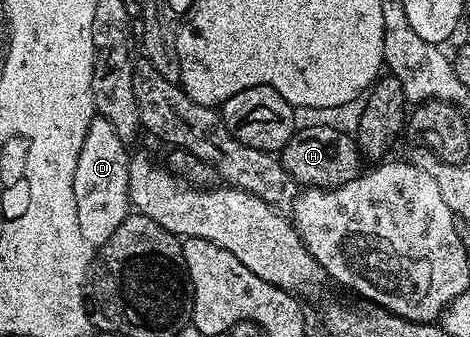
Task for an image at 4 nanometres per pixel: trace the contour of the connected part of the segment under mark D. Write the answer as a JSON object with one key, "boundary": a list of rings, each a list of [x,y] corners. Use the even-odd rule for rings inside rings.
{"boundary":[[[99,115],[93,117],[86,137],[82,139],[82,149],[78,151],[78,165],[74,167],[74,199],[78,207],[78,223],[82,227],[82,236],[93,247],[99,247],[106,243],[106,239],[110,239],[110,235],[114,235],[114,231],[118,231],[118,227],[128,217],[130,212],[130,202],[128,200],[128,163],[130,160],[129,146],[118,135],[118,131],[114,131],[114,127],[110,127],[110,123],[106,123],[106,119]]]}

